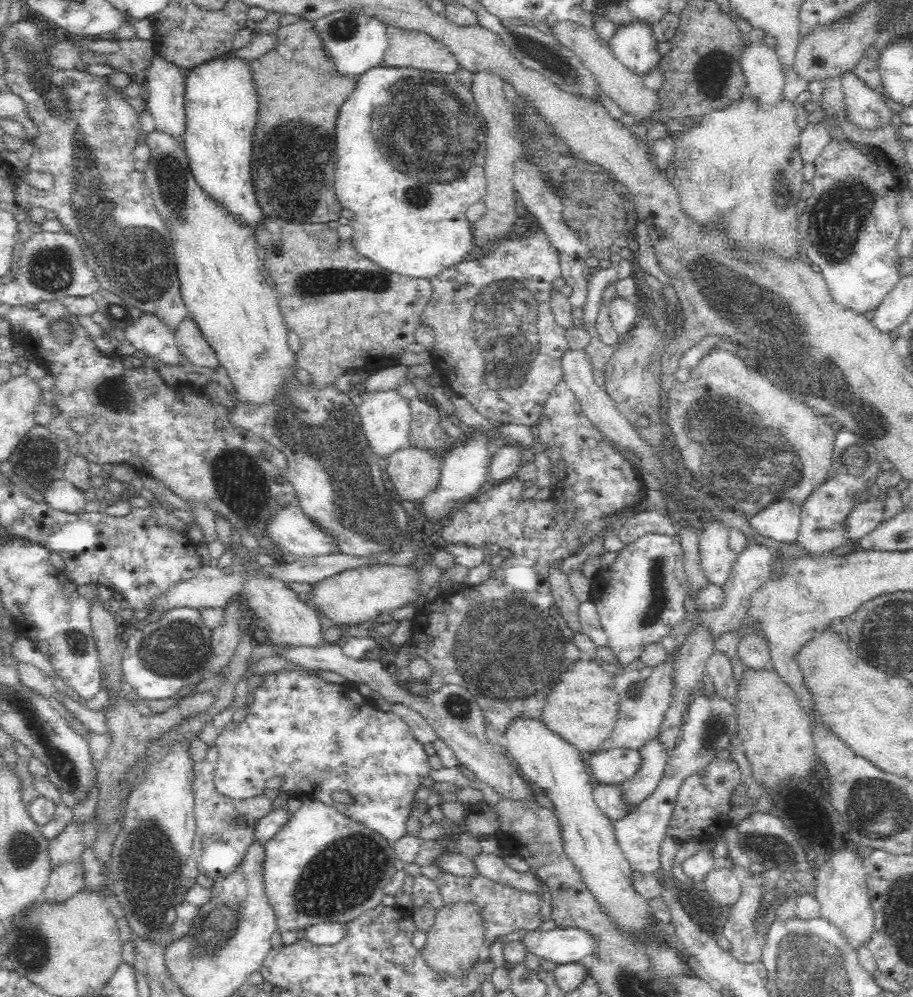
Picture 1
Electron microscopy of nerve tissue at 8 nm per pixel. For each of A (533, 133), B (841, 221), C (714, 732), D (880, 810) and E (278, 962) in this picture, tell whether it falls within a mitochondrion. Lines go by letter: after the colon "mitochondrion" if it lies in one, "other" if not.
A: mitochondrion
B: mitochondrion
C: mitochondrion
D: mitochondrion
E: other

